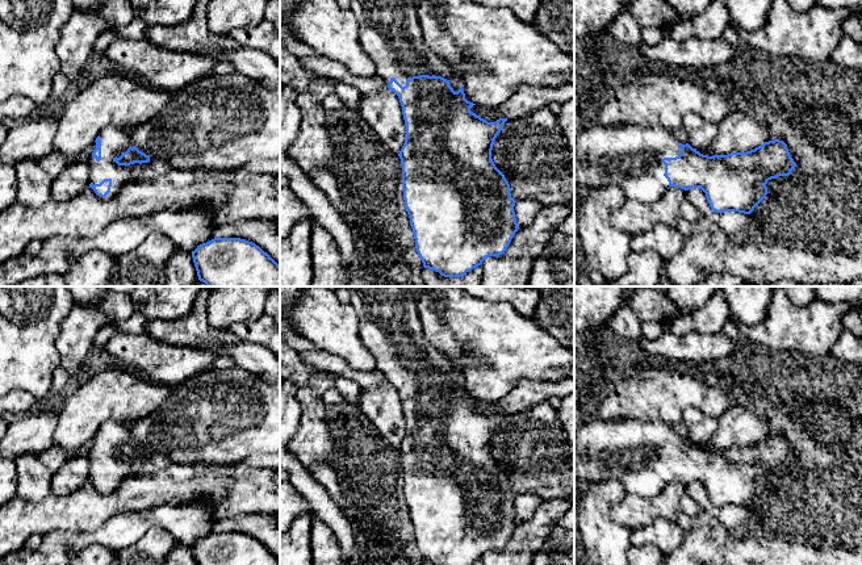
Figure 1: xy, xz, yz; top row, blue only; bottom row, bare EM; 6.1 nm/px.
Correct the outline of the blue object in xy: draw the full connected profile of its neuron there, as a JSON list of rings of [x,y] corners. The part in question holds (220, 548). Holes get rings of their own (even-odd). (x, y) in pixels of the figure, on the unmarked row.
[[[214,532],[192,545],[196,565],[280,565],[259,540],[240,532]]]

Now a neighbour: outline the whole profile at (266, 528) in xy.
[[[239,515],[218,519],[214,532],[240,532],[259,540],[280,561],[280,516]]]

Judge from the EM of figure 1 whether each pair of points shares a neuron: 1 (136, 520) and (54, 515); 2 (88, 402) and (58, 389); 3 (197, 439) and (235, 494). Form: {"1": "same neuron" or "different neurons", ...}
{"1": "different neurons", "2": "different neurons", "3": "different neurons"}

